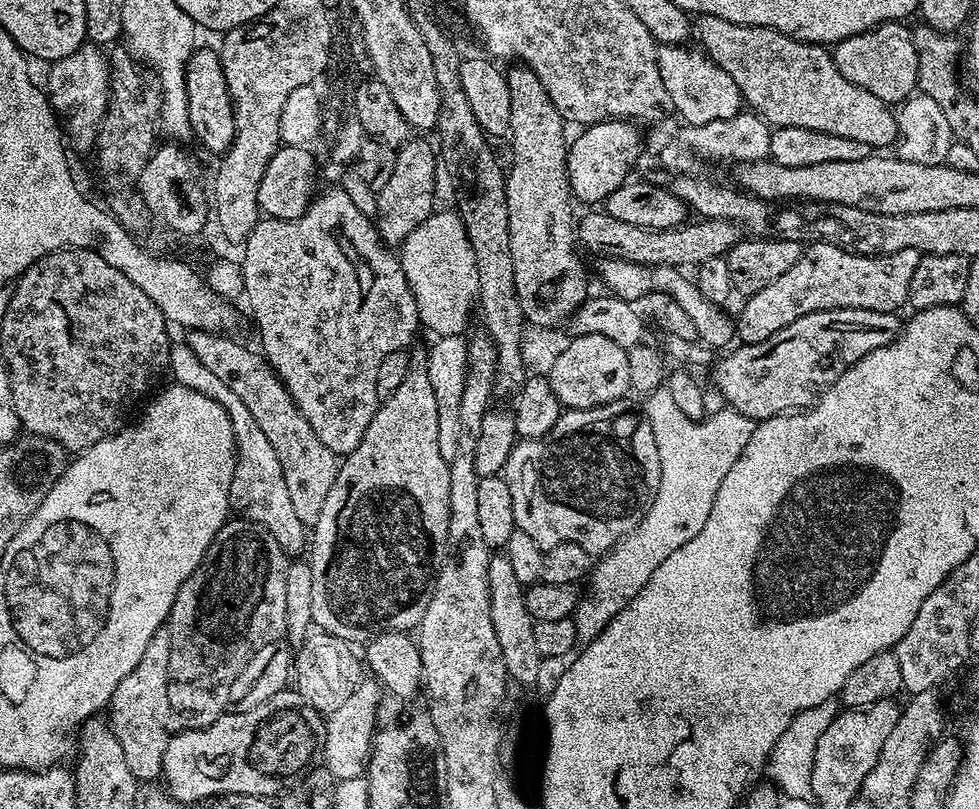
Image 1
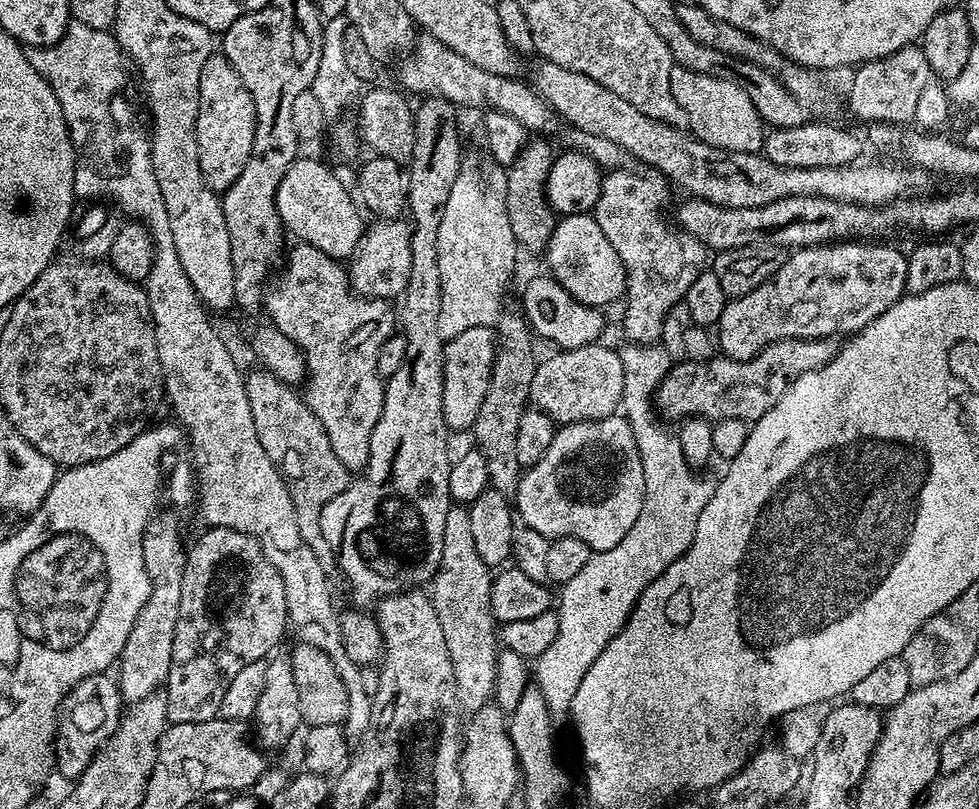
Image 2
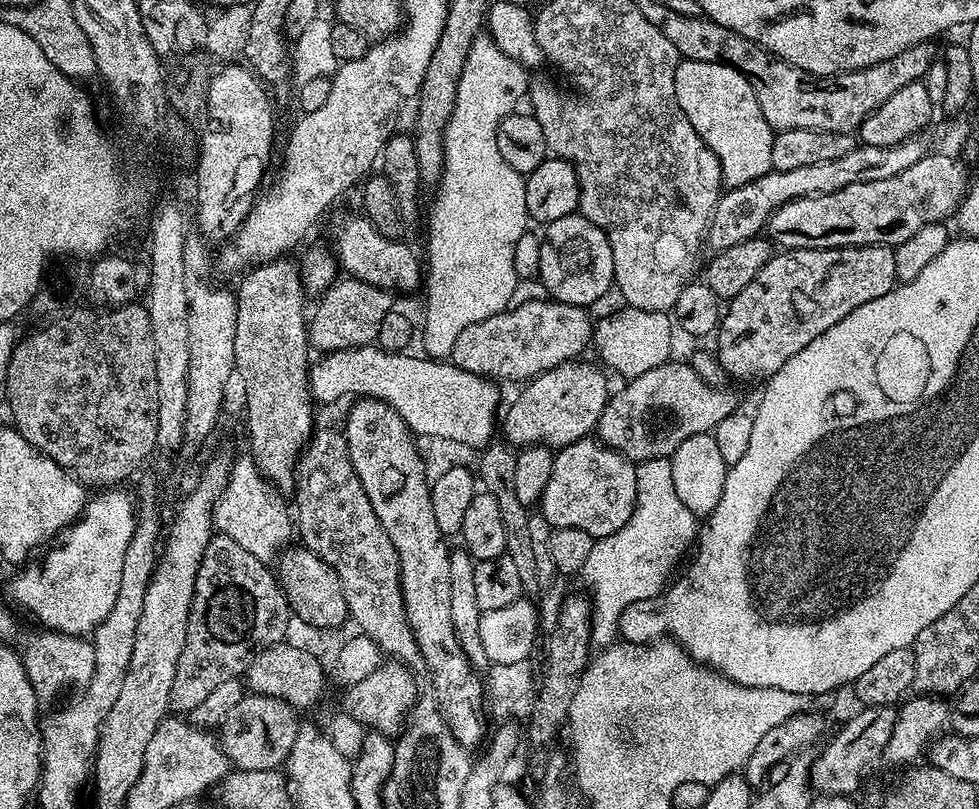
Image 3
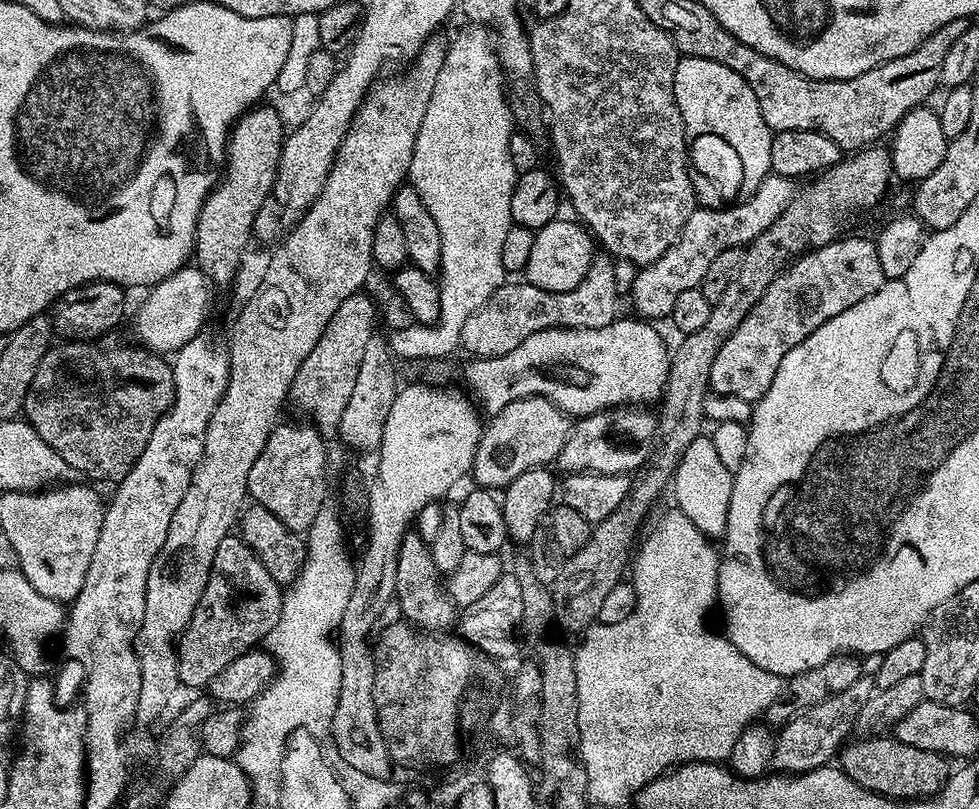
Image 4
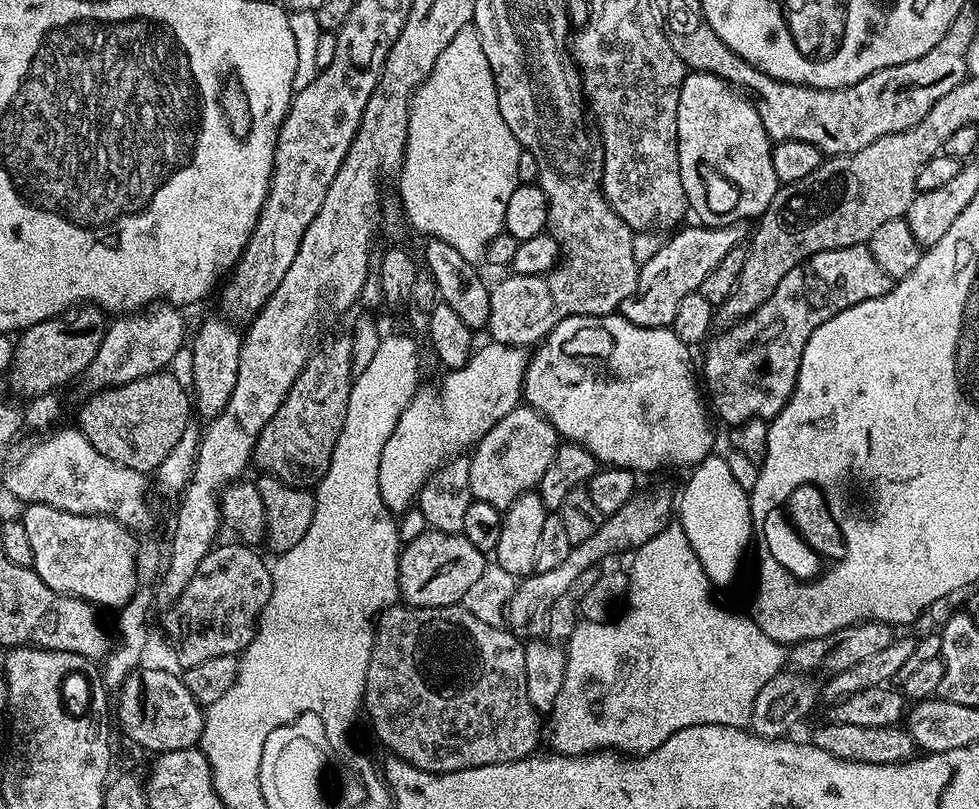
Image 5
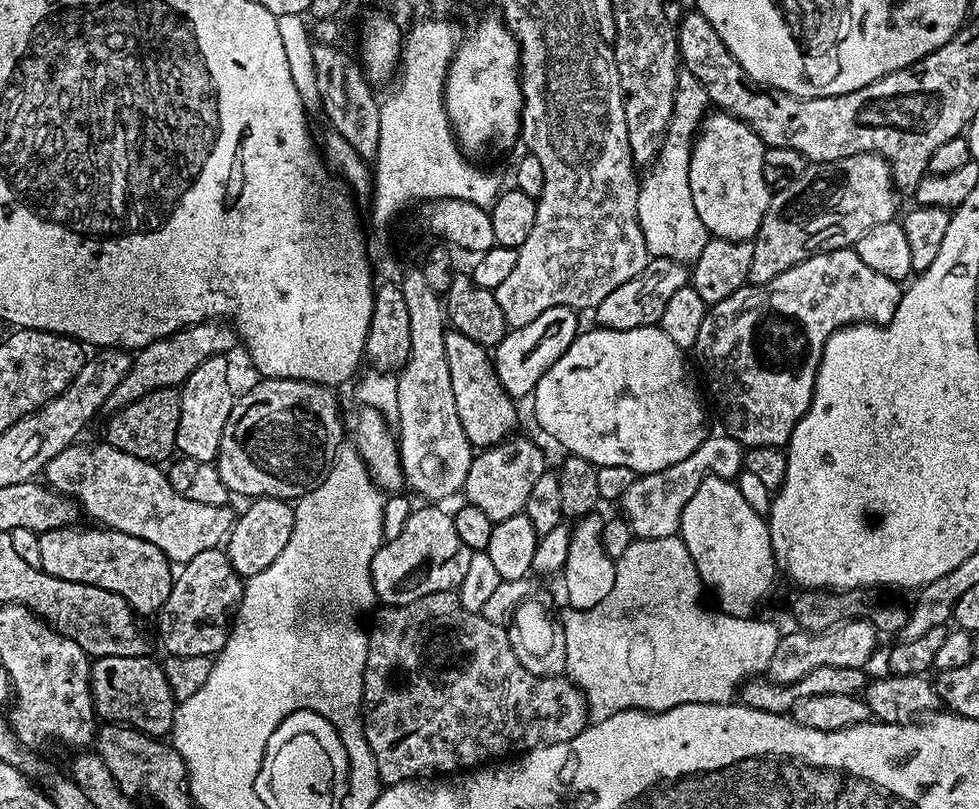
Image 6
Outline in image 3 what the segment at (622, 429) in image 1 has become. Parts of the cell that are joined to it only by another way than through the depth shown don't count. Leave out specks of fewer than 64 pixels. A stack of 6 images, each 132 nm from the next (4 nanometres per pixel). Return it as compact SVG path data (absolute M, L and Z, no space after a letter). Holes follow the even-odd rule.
M585 438L567 444L566 447L559 449L554 455L554 470L550 470L550 482L546 482L546 490L542 494L538 505L539 515L546 518L546 522L553 528L573 528L574 530L586 530L586 534L590 534L593 538L609 536L618 530L622 530L622 526L626 526L626 522L630 520L630 514L636 505L636 464L628 460L622 453L616 452L613 448L607 448L605 444L601 444L599 439Z

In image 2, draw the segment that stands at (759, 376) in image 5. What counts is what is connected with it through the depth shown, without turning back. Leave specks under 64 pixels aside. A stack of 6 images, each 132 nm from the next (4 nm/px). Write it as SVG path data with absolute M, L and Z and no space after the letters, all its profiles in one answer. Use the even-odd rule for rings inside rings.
M829 242L814 248L795 249L762 286L745 296L729 299L718 325L719 351L732 360L749 360L766 345L779 340L826 340L839 337L839 332L861 332L906 294L907 255L884 243L888 242Z

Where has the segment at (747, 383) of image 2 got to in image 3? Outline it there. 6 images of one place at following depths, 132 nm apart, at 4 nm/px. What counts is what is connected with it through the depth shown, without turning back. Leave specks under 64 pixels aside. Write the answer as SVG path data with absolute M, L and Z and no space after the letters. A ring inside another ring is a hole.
M669 362L662 366L654 366L654 370L646 370L638 378L627 381L623 386L611 393L602 410L602 418L596 423L595 435L601 444L622 453L628 460L639 462L641 460L663 460L670 458L686 438L694 438L694 434L713 433L724 418L738 410L736 396L731 387L715 388L706 386L698 374L694 374L691 363L675 364Z

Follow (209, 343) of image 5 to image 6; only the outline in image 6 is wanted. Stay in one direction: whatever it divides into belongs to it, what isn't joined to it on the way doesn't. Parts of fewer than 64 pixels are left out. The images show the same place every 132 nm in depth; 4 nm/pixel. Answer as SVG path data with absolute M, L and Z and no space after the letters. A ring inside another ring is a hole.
M227 355L211 356L179 385L182 414L178 414L178 438L176 452L181 457L198 462L213 462L216 459L222 430L230 418L230 410L234 403L232 396L232 372L228 369Z

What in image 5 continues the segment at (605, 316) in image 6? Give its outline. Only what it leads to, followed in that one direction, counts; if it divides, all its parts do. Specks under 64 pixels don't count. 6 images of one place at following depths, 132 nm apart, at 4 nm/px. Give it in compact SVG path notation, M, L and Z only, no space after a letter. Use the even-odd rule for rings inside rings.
M747 223L731 224L721 228L695 226L681 227L681 232L673 231L669 240L661 243L658 254L645 264L639 265L636 274L636 289L620 303L619 315L625 316L634 326L647 328L667 328L674 322L674 313L686 294L698 292L706 274L730 254L730 250L741 247L749 239L750 228Z

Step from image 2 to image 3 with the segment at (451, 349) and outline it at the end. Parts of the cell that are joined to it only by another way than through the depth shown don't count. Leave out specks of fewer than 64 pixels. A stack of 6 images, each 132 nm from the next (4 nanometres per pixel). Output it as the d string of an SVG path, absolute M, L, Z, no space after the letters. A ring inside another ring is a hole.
M532 300L525 304L517 303L490 318L482 318L482 322L474 322L474 326L466 326L466 330L458 334L458 342L454 342L451 363L470 374L486 376L496 382L527 382L554 366L577 359L580 351L592 343L594 320L589 315L589 309L578 305L546 303L535 304Z

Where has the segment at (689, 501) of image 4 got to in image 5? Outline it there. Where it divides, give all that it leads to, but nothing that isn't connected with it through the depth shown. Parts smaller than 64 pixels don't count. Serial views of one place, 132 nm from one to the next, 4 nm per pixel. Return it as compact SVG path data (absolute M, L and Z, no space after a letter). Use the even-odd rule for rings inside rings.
M710 455L689 472L692 473L684 484L684 493L678 496L679 526L686 534L690 546L694 546L694 554L698 554L698 562L702 562L702 570L706 574L708 583L716 590L728 588L735 582L736 575L740 572L740 563L743 562L747 552L749 555L750 545L754 540L752 502L749 493L744 492L742 486L738 486L737 479L733 477L723 455Z

